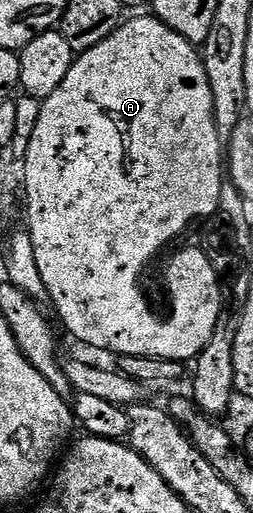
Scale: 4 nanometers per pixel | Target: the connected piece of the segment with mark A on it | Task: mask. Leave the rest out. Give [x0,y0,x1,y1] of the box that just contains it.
[23,16,223,363]

